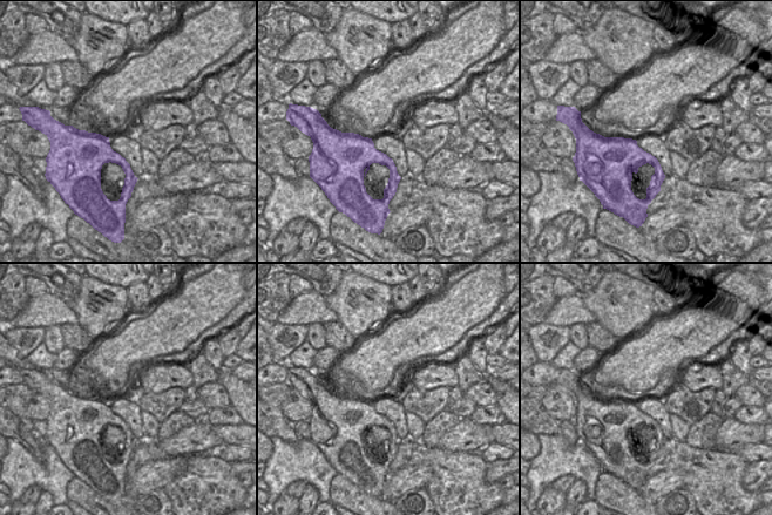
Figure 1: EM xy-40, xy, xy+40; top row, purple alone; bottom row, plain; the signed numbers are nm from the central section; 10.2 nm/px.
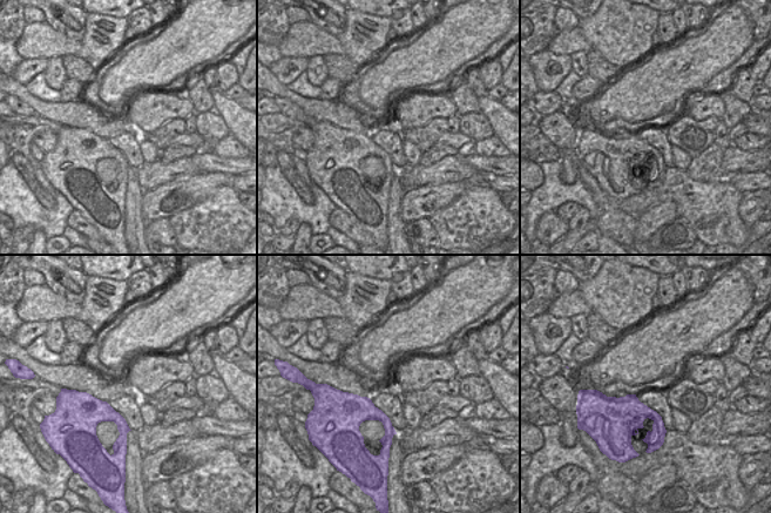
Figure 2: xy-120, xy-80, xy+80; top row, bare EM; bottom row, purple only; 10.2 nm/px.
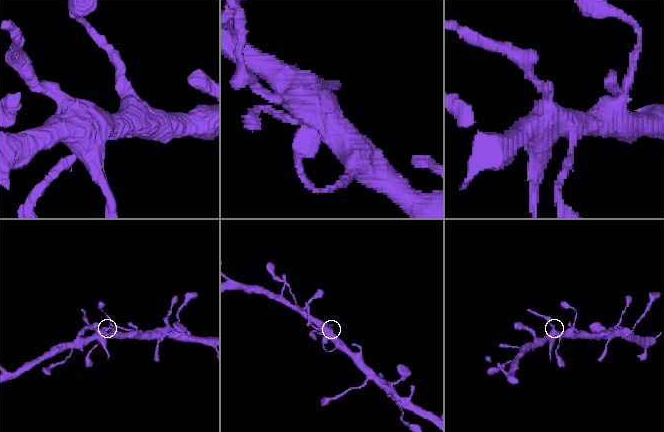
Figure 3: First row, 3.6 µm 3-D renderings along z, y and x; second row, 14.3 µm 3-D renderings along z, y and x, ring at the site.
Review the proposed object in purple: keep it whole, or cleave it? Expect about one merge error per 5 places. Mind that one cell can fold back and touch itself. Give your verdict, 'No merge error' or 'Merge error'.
Merge error.

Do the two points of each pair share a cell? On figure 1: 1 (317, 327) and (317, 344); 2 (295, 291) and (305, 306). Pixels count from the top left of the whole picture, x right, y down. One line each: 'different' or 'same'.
1: same
2: different

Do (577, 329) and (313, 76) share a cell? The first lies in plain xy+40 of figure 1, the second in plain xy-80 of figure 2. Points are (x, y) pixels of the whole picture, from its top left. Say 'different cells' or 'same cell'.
same cell

